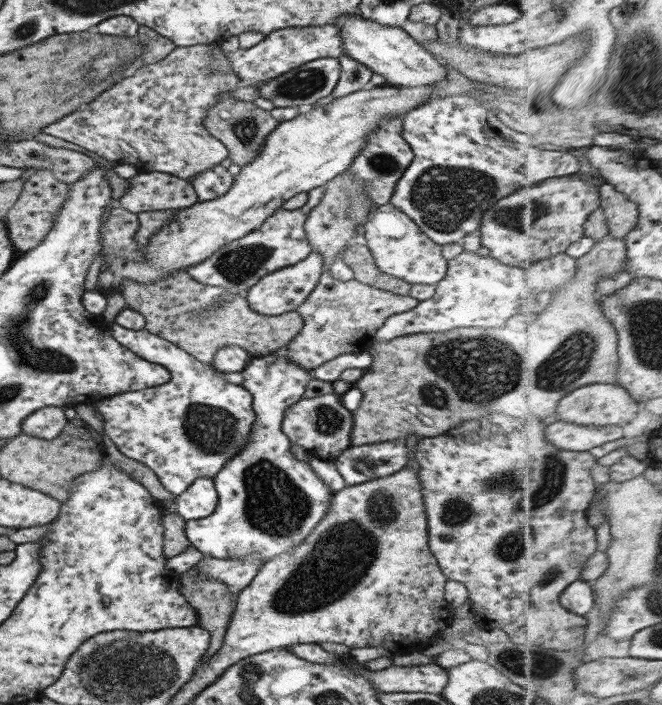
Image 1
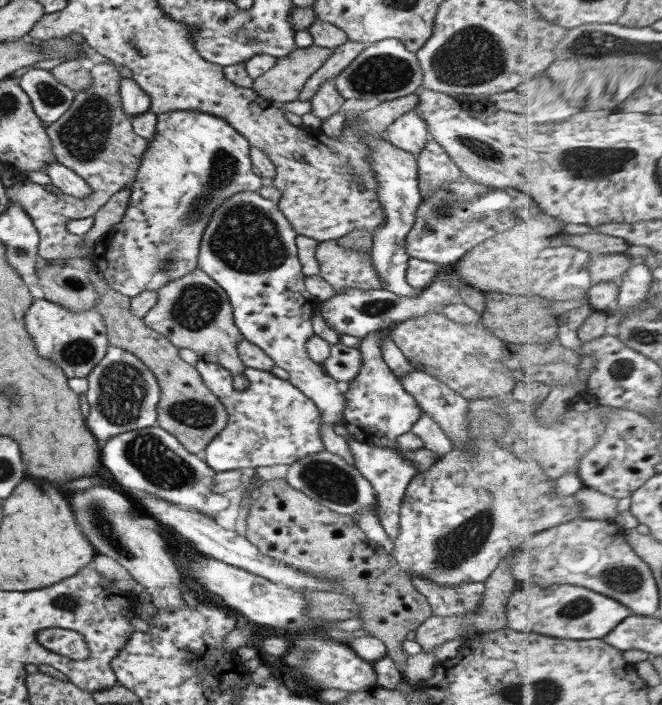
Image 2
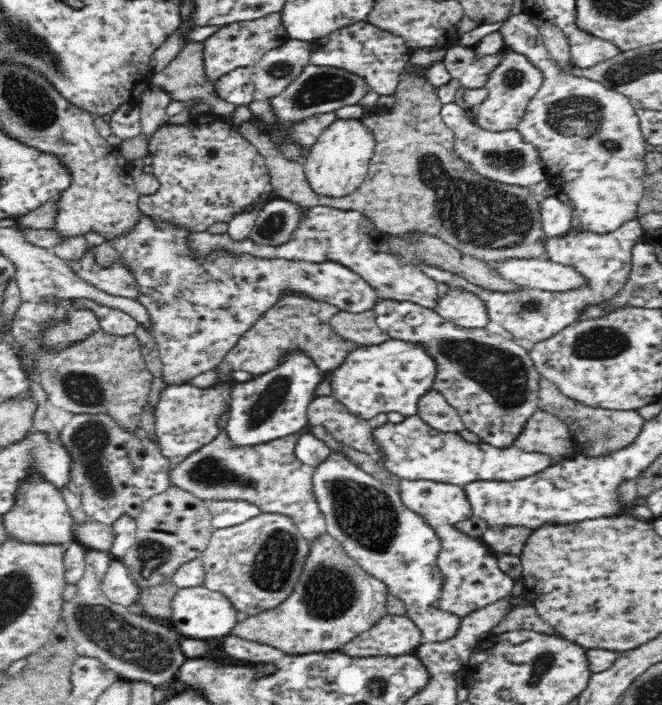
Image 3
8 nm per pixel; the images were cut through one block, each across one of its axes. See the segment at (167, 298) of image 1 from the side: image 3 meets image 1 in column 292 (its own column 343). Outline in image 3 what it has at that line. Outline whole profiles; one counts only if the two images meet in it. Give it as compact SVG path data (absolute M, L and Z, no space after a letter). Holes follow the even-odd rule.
M373 310L356 314L340 311L332 317L329 322L331 328L340 337L359 346L382 344L389 338L388 333L378 327L377 316Z

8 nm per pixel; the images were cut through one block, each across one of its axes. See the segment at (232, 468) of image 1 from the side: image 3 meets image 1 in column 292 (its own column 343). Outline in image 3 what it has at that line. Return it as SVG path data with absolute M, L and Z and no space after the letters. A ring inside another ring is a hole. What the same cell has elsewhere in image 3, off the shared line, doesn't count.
M388 338L382 344L359 346L356 350L352 350L346 356L346 360L338 368L325 373L324 378L330 382L332 395L336 397L336 400L344 404L356 416L370 420L376 414L388 414L388 412L400 412L405 417L416 415L418 401L433 388L436 373L437 366L434 359L430 358L421 344ZM331 451L325 462L315 468L312 476L312 493L316 495L318 507L324 515L327 533L340 542L348 556L352 557L369 575L375 576L388 587L389 594L400 598L406 605L406 616L416 623L426 642L444 642L456 636L460 628L459 619L448 619L444 612L433 605L439 597L443 574L437 565L442 543L432 525L418 513L408 509L400 498L397 487L389 481L377 480L352 463L344 451Z

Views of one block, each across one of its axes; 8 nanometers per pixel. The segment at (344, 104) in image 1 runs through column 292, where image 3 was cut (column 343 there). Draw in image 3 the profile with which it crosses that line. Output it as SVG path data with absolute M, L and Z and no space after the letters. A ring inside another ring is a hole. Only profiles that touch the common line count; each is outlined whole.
M337 118L319 136L316 144L302 160L304 173L312 191L327 198L342 198L356 192L367 175L375 140L361 119Z

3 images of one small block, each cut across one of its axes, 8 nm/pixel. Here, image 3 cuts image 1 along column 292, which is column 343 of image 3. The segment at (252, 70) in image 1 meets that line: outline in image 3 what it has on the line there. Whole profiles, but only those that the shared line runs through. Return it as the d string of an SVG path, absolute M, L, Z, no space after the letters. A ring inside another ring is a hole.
M367 21L339 28L309 43L311 48L309 64L340 68L362 76L369 90L374 90L379 95L395 92L401 72L407 66L412 52L412 48L408 48L401 36L380 30Z

